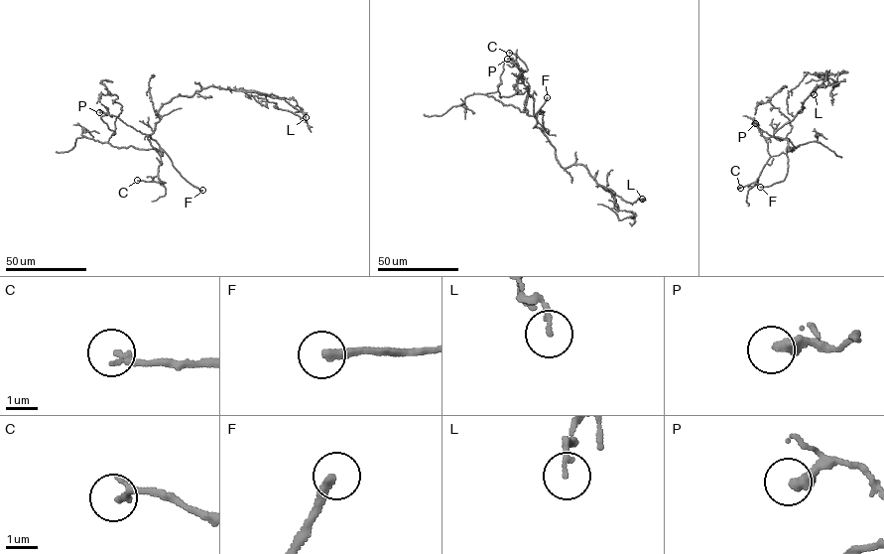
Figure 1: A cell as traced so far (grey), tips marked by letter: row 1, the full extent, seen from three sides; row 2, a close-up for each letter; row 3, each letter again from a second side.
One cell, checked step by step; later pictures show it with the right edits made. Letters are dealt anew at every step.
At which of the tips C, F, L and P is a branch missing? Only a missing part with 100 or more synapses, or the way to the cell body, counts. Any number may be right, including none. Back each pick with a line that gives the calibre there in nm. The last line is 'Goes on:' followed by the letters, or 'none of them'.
F: calibre 240 nm
Goes on: F

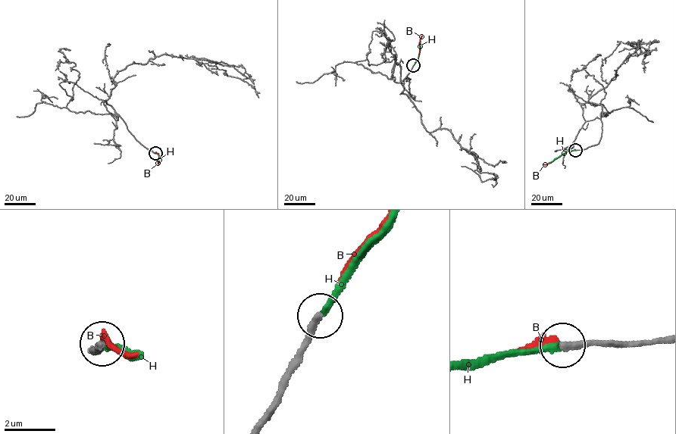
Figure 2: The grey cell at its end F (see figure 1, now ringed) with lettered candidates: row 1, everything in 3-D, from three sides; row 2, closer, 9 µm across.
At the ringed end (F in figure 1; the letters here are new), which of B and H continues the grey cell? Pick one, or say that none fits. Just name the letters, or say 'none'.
H

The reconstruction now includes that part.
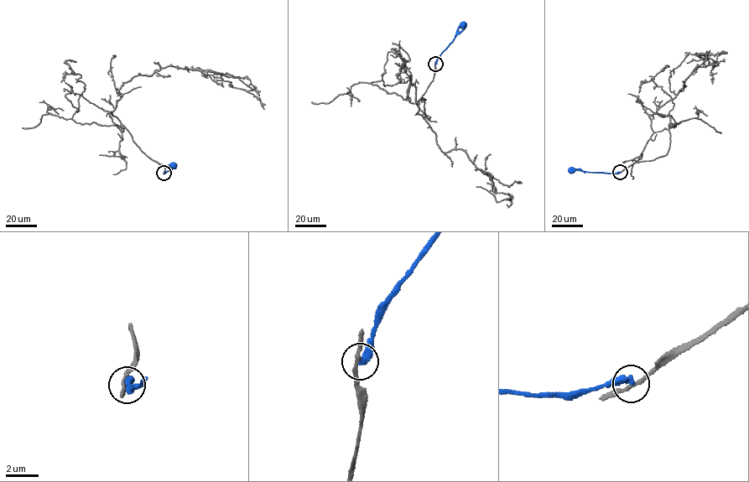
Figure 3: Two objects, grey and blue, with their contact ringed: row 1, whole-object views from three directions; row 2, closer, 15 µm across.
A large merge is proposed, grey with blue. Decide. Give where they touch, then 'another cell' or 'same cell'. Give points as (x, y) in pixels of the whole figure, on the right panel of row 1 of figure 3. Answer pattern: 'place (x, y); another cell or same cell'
place (620, 172); another cell

